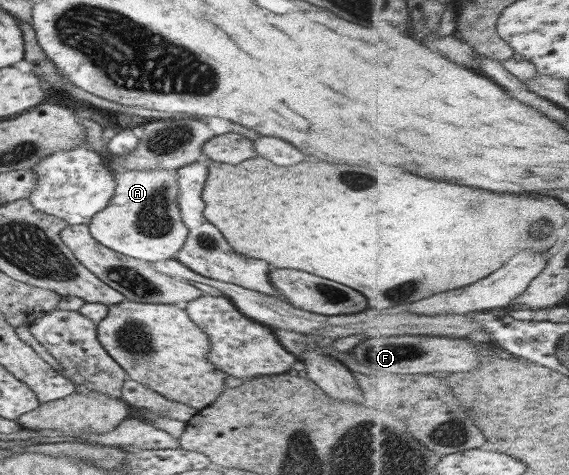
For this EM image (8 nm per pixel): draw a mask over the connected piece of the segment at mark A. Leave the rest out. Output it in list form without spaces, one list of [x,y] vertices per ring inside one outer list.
[[[169,169],[114,171],[115,192],[110,203],[92,216],[89,232],[107,248],[147,262],[175,259],[189,229],[182,221],[178,196],[178,172]]]

